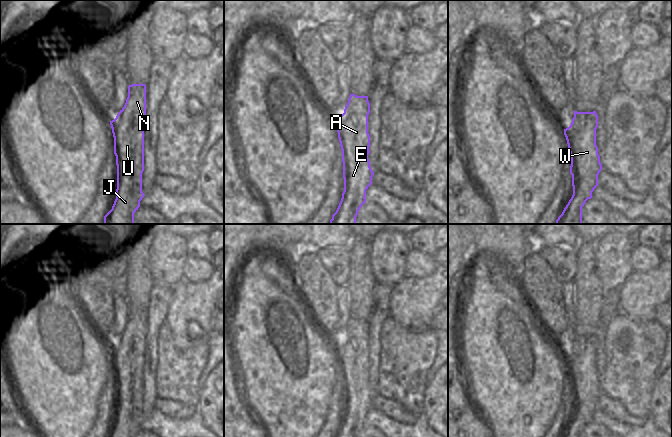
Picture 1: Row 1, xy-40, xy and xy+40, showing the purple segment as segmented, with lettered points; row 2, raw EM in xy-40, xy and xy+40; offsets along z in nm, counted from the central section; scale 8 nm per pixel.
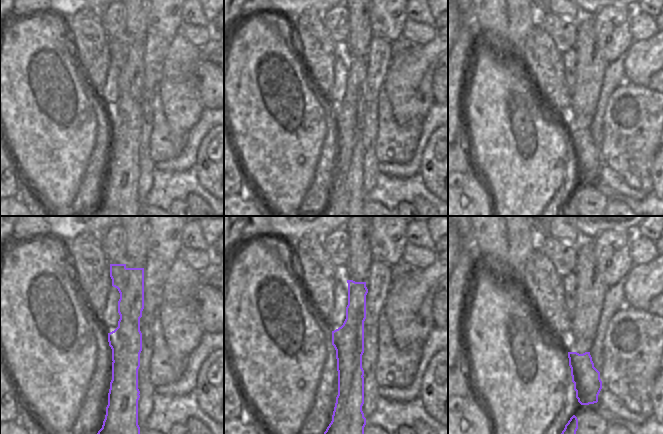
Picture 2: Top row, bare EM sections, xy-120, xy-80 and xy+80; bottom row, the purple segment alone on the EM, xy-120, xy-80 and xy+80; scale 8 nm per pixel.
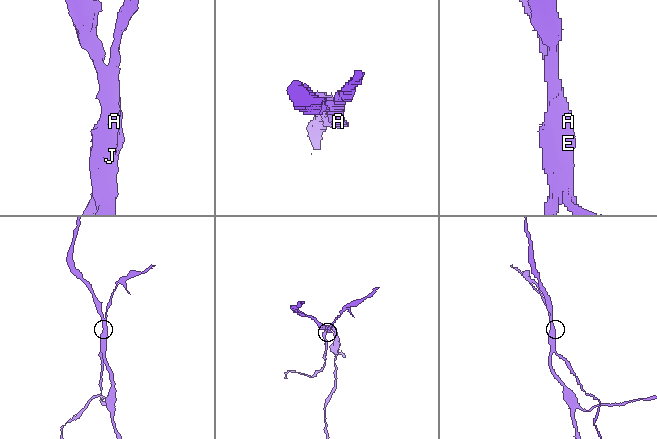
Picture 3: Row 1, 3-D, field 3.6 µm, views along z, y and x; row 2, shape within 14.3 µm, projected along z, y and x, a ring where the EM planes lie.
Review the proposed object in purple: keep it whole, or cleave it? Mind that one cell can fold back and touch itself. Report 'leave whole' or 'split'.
split

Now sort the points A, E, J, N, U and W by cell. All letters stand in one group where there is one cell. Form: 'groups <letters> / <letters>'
groups A J N U W / E

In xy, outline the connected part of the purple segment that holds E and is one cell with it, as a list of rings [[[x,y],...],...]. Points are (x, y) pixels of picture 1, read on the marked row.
[[[353,154],[342,156],[344,191],[357,192],[366,197],[366,190],[362,189],[362,165],[356,163]]]

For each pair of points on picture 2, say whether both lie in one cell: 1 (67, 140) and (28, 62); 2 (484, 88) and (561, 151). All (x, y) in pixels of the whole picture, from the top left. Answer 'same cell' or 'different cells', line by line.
1: same cell
2: same cell

